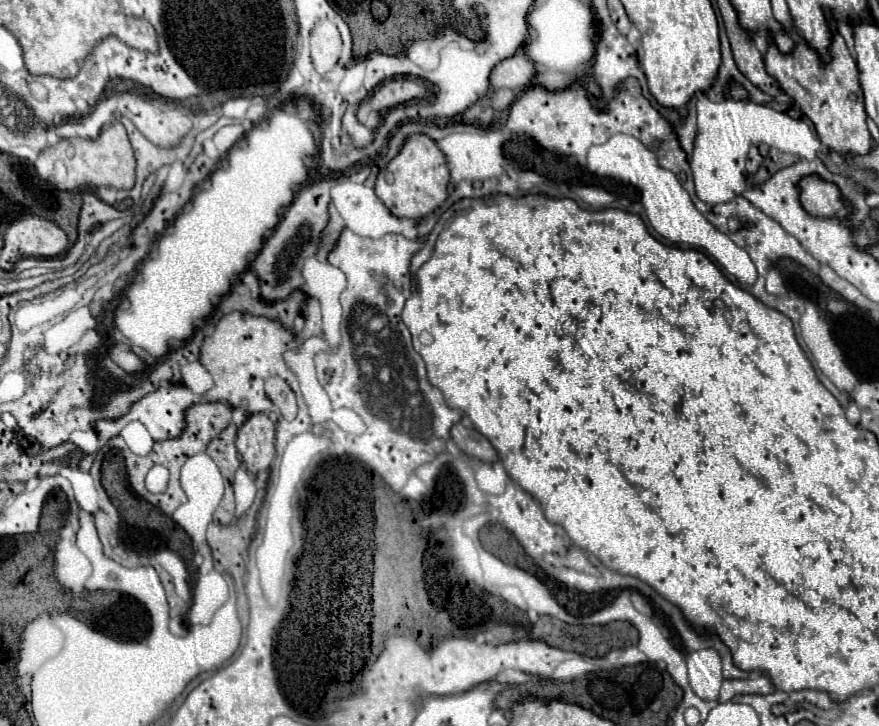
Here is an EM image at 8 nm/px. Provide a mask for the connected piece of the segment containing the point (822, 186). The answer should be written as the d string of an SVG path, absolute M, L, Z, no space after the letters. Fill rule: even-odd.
M808 175L800 181L800 203L812 217L844 217L844 213L848 213L840 189L830 181L820 181L816 175Z

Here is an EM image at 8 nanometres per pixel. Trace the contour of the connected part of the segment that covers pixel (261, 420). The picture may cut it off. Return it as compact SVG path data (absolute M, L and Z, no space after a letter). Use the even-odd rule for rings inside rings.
M266 413L250 415L236 433L236 449L242 455L250 473L266 471L276 455L274 451L274 423Z

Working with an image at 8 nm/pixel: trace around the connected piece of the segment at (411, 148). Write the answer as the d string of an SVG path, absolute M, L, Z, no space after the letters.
M418 133L406 137L398 155L376 175L376 195L396 217L420 219L446 201L448 181L450 173L444 153L440 153L434 139Z

